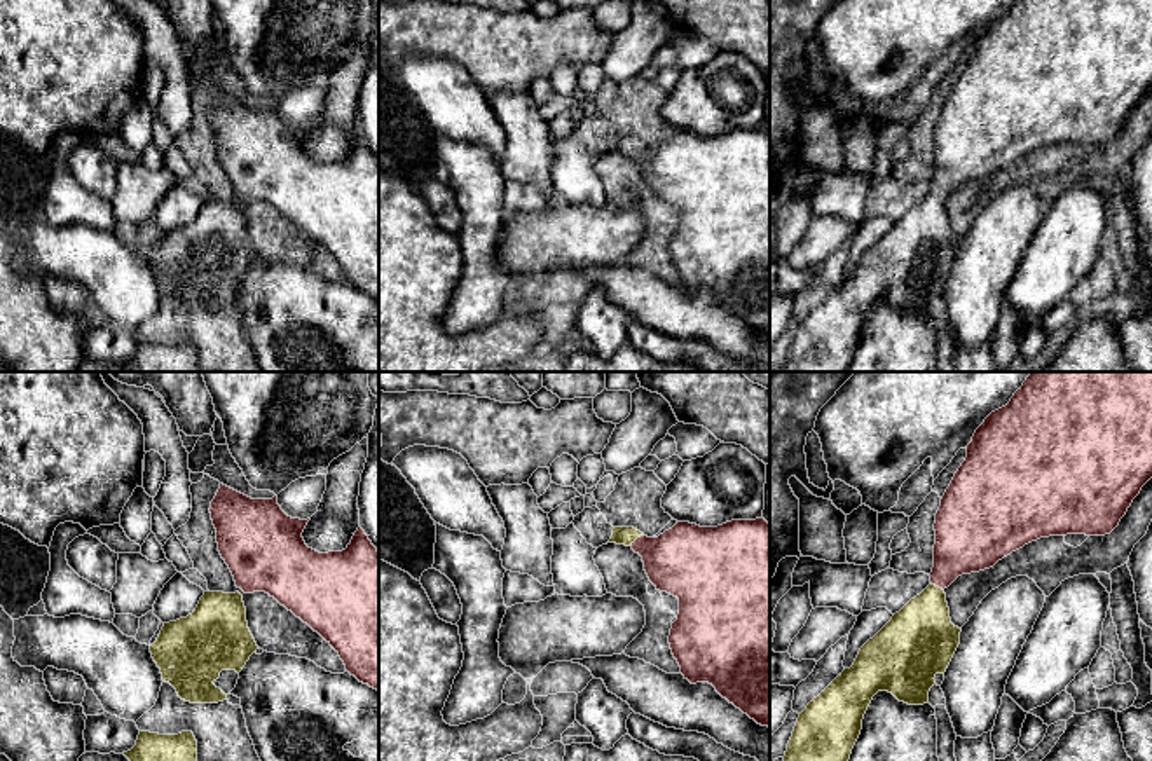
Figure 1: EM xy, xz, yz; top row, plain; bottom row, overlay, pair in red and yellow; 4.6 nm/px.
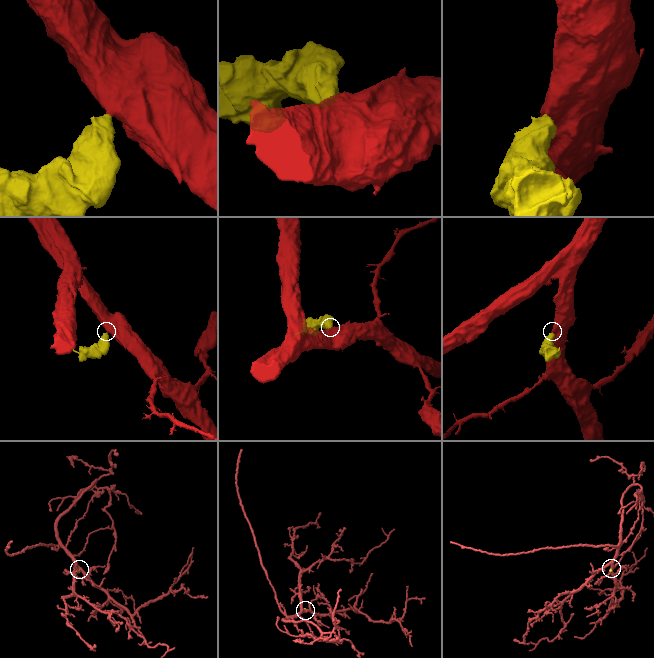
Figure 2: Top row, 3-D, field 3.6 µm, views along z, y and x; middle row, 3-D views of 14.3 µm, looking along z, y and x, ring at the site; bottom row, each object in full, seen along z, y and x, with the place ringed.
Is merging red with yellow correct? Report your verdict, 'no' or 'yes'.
yes

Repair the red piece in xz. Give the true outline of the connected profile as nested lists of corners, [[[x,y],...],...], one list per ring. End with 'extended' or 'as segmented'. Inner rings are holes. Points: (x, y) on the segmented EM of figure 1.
[[[763,517],[717,527],[677,522],[658,538],[614,527],[607,543],[630,546],[642,557],[656,590],[679,599],[669,644],[684,679],[712,684],[723,698],[770,728],[770,524]]]; extended

